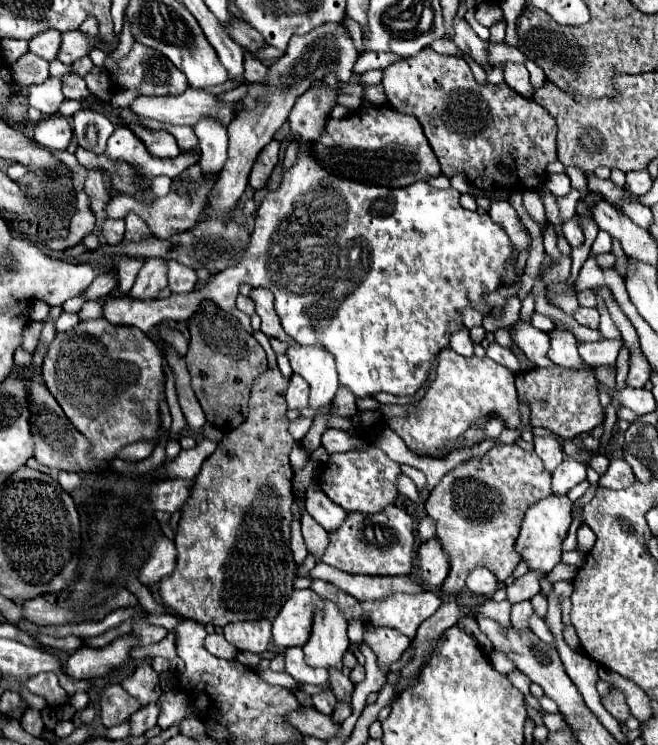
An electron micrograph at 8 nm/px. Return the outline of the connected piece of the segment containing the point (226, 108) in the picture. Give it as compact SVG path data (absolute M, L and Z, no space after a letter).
M187 88L179 96L137 96L131 102L131 110L137 116L153 118L163 124L195 126L199 118L215 116L227 126L237 110L237 104L225 104L213 94Z

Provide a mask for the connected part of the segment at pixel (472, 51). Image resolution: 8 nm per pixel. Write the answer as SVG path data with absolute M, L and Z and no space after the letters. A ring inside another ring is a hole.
M455 18L453 22L453 42L457 44L457 48L461 48L465 54L469 54L481 68L489 68L489 56L487 56L487 48L489 48L489 42L481 40L473 30L471 26L467 24L467 20L461 20L461 18Z

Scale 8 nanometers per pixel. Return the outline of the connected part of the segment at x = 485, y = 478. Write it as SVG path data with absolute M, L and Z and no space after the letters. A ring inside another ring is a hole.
M495 444L483 456L461 462L457 468L447 472L433 488L427 498L425 512L437 522L437 538L443 542L443 548L449 554L451 572L445 580L445 602L435 612L435 616L429 616L417 628L417 634L409 644L409 648L413 648L413 658L399 670L399 680L393 684L395 692L401 692L407 680L419 672L425 660L425 652L433 646L433 642L447 628L455 626L461 620L461 610L453 596L463 588L467 574L473 568L485 566L499 580L511 576L521 560L515 552L515 542L523 516L531 504L537 504L539 500L543 500L543 496L551 494L549 488L551 474L543 468L539 456L535 452L523 450L519 444Z

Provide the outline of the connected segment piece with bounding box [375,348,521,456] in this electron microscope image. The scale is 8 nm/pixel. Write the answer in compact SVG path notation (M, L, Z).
M451 348L439 352L439 364L433 382L429 384L425 396L411 404L411 410L405 416L387 418L381 410L375 412L381 416L381 420L387 422L389 428L395 430L395 434L405 434L405 444L409 450L427 456L435 456L435 452L445 452L447 448L465 450L479 446L479 442L467 440L463 434L473 426L473 422L487 416L499 416L505 422L505 428L521 428L515 374L487 356L463 358Z

